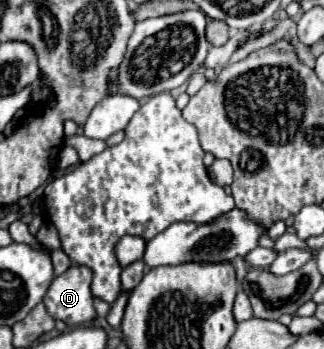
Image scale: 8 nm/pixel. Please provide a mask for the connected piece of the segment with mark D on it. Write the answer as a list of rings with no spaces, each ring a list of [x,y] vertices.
[[[75,266],[57,276],[43,302],[47,312],[67,326],[79,326],[97,318],[91,294],[91,270],[85,266]]]

